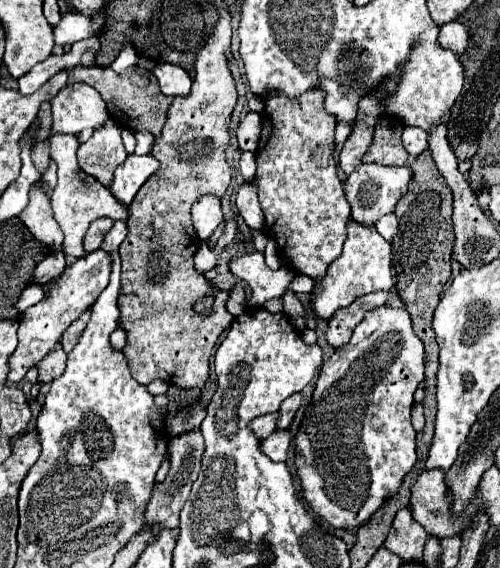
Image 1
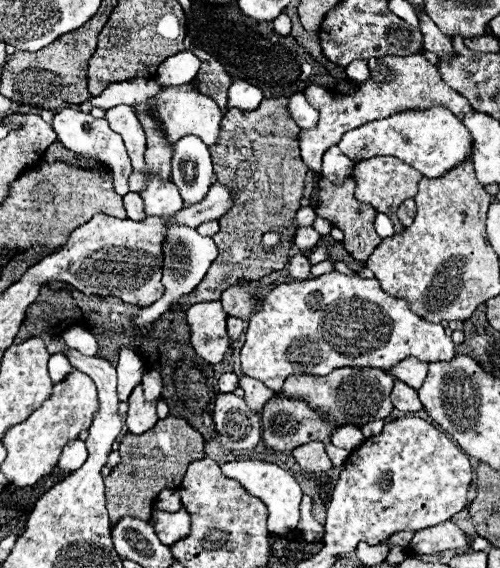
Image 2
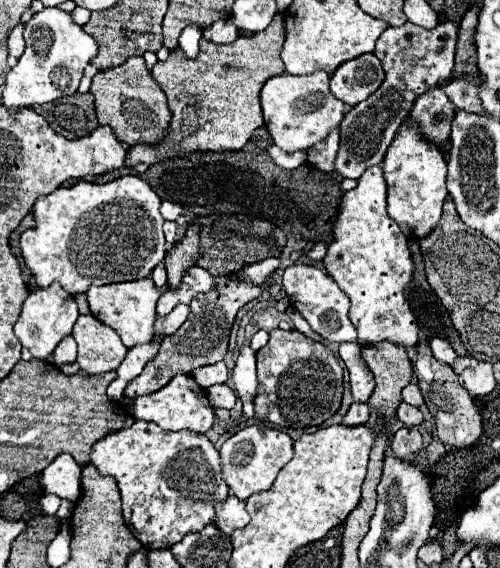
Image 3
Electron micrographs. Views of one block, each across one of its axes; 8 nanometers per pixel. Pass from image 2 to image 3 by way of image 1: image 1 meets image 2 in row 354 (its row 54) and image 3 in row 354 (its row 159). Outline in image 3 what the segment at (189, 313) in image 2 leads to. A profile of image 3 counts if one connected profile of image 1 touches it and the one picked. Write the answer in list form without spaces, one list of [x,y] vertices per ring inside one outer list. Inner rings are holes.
[[[220,276],[218,290],[196,296],[192,300],[188,320],[172,336],[164,338],[164,342],[160,346],[160,352],[154,356],[154,360],[146,362],[142,374],[126,386],[124,396],[130,398],[130,400],[138,398],[138,396],[146,396],[150,392],[156,392],[156,390],[164,388],[176,374],[190,374],[194,368],[198,368],[202,364],[214,364],[218,360],[224,360],[224,356],[228,352],[230,328],[234,324],[234,318],[236,318],[238,310],[244,304],[258,298],[260,294],[262,294],[260,286],[252,286],[252,284],[246,284],[246,282],[236,284],[236,282],[230,282],[228,278],[224,280],[224,276]]]

